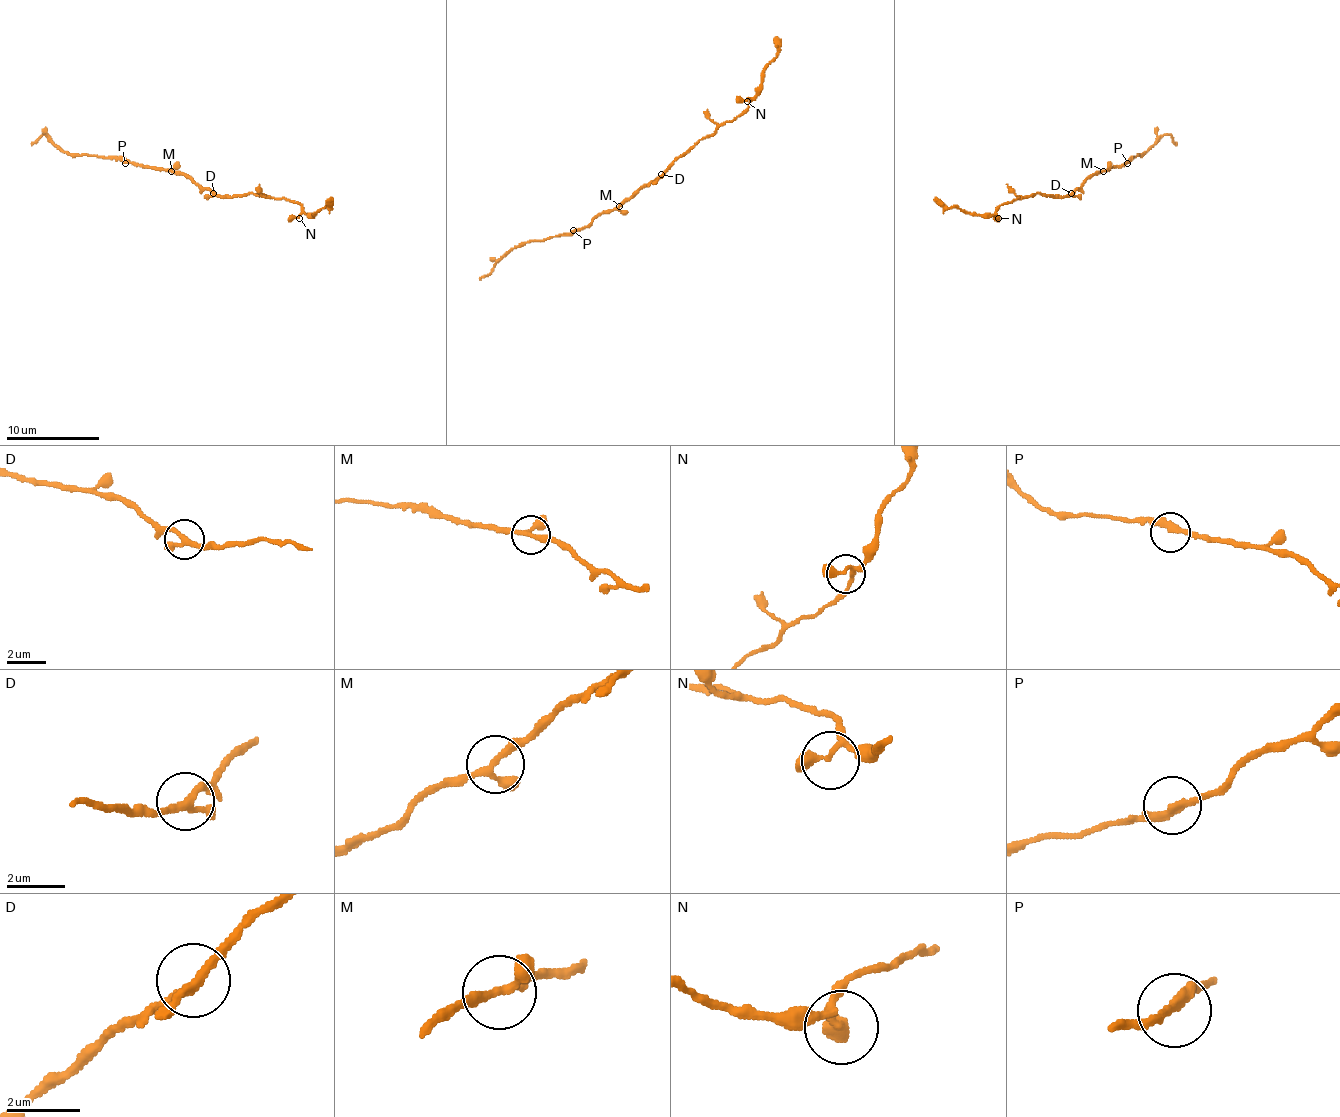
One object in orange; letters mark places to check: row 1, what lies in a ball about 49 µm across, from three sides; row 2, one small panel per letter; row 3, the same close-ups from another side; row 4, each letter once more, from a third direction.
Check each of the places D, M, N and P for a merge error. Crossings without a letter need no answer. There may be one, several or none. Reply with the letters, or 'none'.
none

